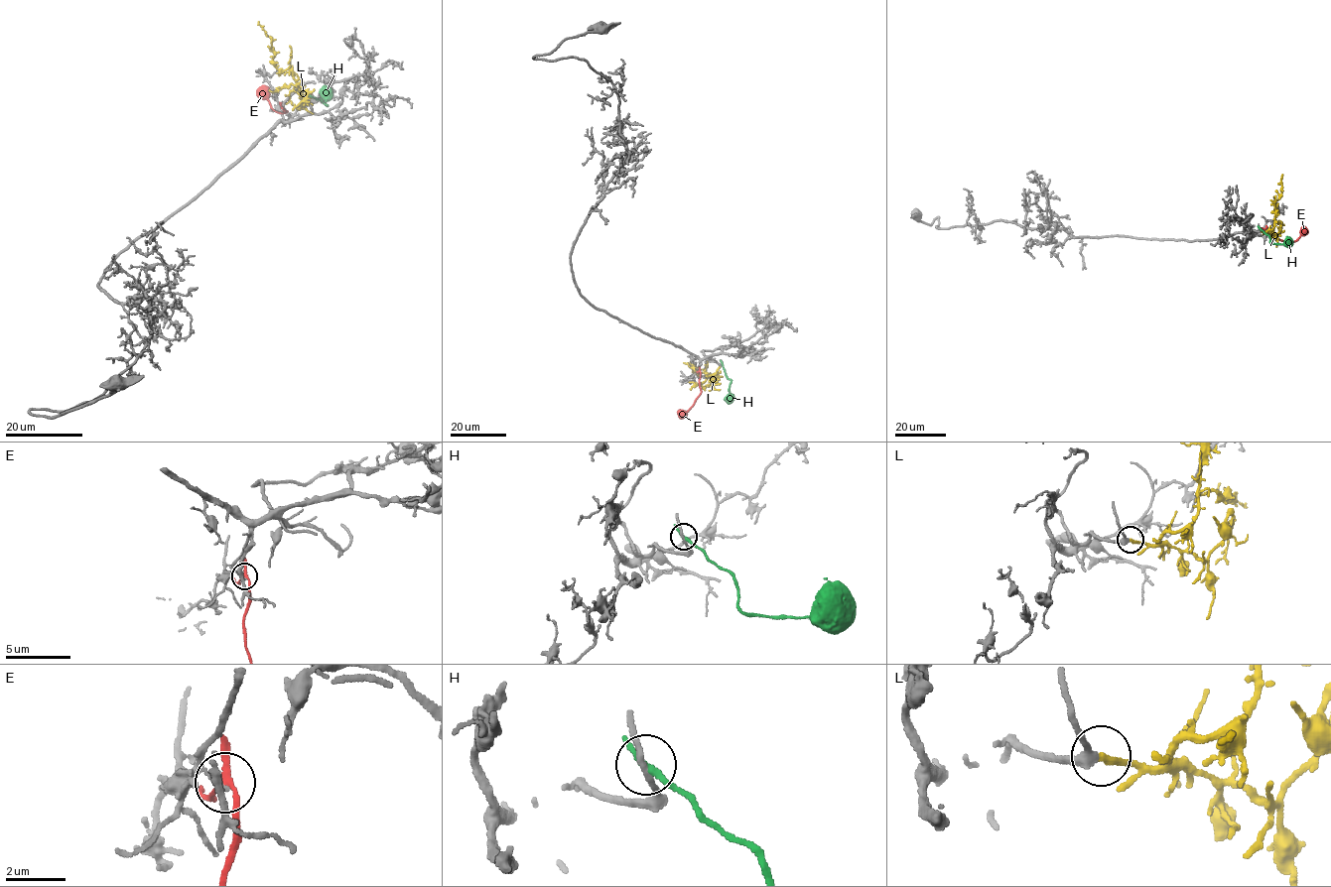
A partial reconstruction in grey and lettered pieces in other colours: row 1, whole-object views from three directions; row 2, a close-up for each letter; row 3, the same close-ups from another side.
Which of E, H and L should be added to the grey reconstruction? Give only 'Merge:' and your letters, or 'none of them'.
Merge: L

